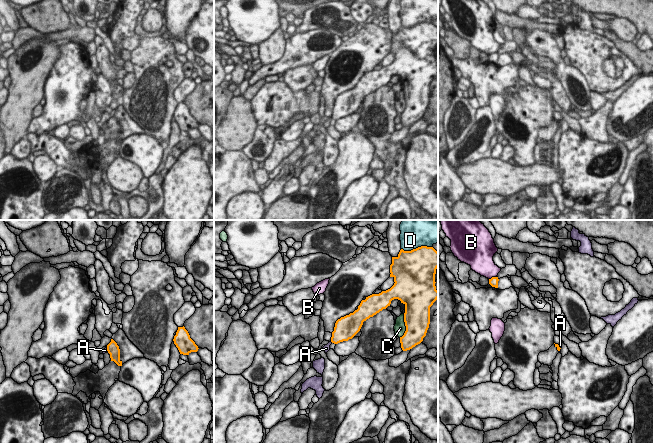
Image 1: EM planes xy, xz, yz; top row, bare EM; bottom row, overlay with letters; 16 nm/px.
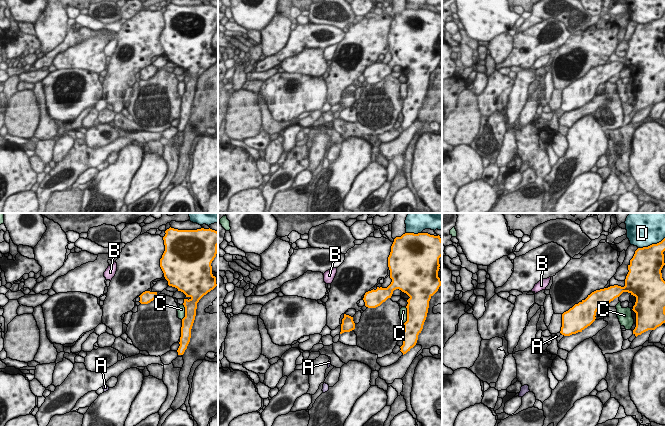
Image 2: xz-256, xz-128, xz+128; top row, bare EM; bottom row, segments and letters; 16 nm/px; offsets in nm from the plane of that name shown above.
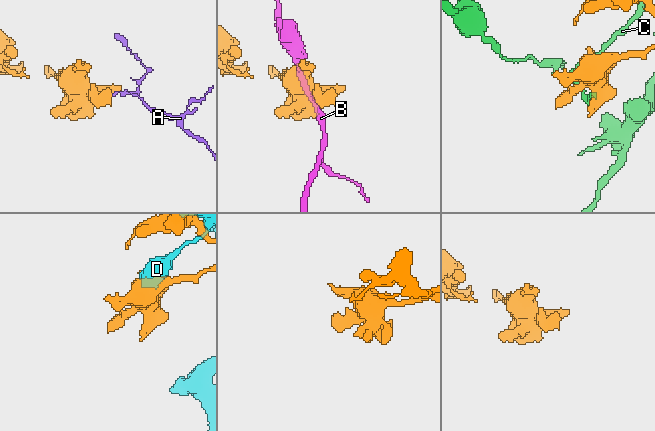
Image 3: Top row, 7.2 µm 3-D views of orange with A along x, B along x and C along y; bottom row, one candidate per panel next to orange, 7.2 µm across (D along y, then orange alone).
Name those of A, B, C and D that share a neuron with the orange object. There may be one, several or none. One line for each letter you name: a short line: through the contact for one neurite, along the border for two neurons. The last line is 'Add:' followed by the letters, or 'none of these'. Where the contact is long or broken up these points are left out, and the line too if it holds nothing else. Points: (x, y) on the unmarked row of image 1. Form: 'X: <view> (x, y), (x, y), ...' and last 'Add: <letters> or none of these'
Add: none of these

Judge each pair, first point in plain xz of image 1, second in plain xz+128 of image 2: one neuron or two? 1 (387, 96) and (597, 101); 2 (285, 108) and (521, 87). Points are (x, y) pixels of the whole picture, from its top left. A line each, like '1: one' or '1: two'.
1: two
2: two

